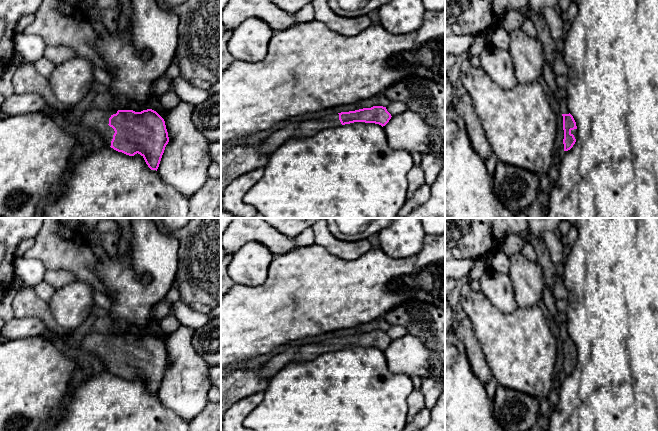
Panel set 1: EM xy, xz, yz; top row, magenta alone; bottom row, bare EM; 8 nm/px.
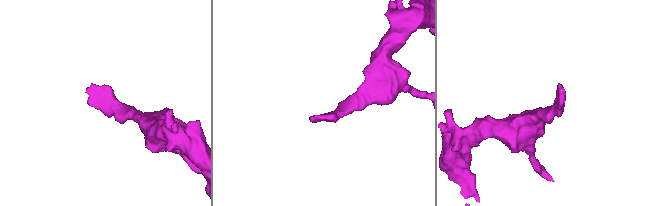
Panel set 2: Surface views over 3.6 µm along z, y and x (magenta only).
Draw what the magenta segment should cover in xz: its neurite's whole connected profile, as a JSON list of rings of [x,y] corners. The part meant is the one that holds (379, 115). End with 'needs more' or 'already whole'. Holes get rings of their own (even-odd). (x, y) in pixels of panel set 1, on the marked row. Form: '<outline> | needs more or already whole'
[[[373,106],[355,111],[330,114],[318,119],[302,122],[300,127],[294,132],[292,138],[308,138],[326,128],[354,122],[375,123],[383,127],[389,122],[391,117],[386,107],[383,106]]] | needs more

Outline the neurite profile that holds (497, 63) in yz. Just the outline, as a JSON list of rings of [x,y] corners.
[[[487,42],[477,60],[490,78],[503,89],[510,90],[517,86],[515,70],[507,50]]]

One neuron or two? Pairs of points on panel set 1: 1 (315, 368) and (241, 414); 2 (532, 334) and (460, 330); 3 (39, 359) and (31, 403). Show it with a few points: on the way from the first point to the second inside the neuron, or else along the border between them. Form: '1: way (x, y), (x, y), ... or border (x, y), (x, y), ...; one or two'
1: border (264, 392), (262, 401), (244, 419); two
2: border (466, 315), (483, 352); two
3: way (33, 370), (32, 392); one

